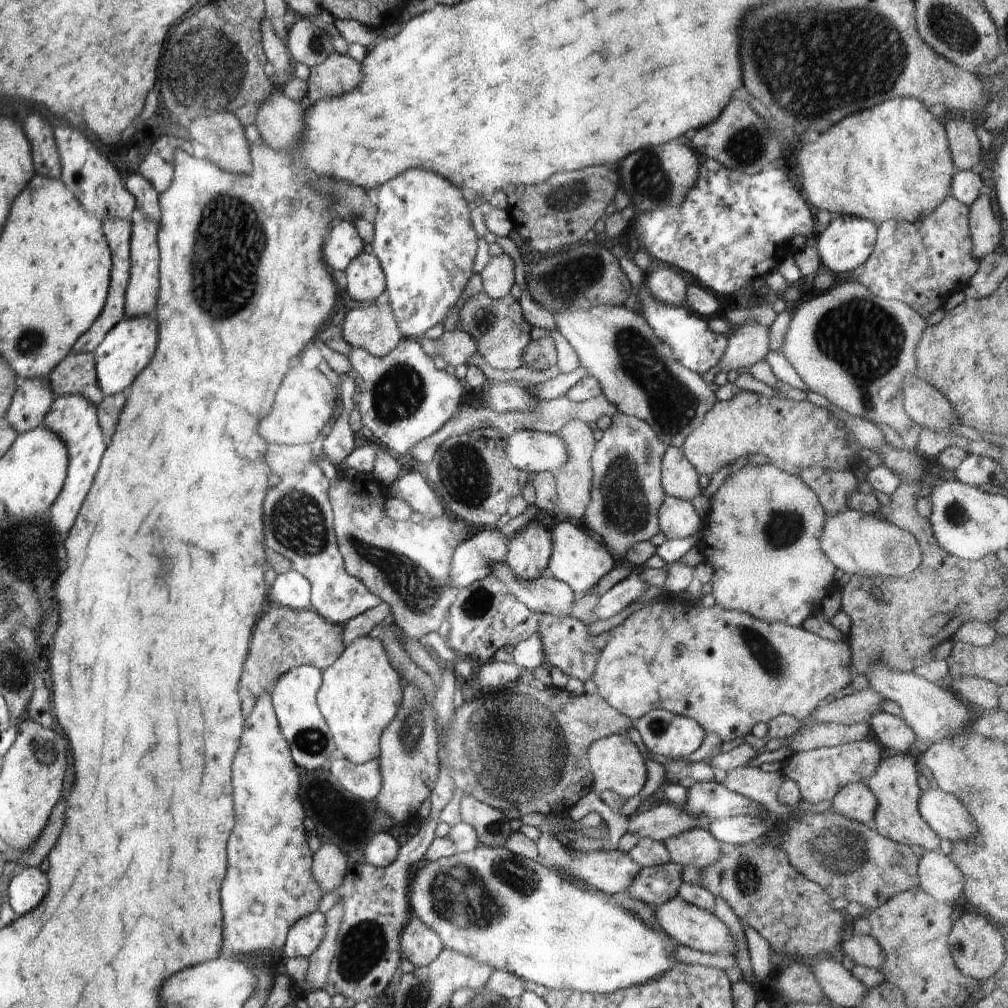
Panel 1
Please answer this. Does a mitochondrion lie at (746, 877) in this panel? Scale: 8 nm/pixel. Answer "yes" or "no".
yes

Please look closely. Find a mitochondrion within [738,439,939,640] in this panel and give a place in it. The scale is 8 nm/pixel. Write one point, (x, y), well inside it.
(786, 526)

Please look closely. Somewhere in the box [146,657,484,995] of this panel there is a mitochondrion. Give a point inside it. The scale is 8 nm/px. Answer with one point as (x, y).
(365, 944)

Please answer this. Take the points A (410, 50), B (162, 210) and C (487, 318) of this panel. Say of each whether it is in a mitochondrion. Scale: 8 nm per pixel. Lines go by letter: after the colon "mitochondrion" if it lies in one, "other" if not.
A: other
B: other
C: mitochondrion

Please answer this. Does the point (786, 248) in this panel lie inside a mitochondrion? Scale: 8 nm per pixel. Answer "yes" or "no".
no

